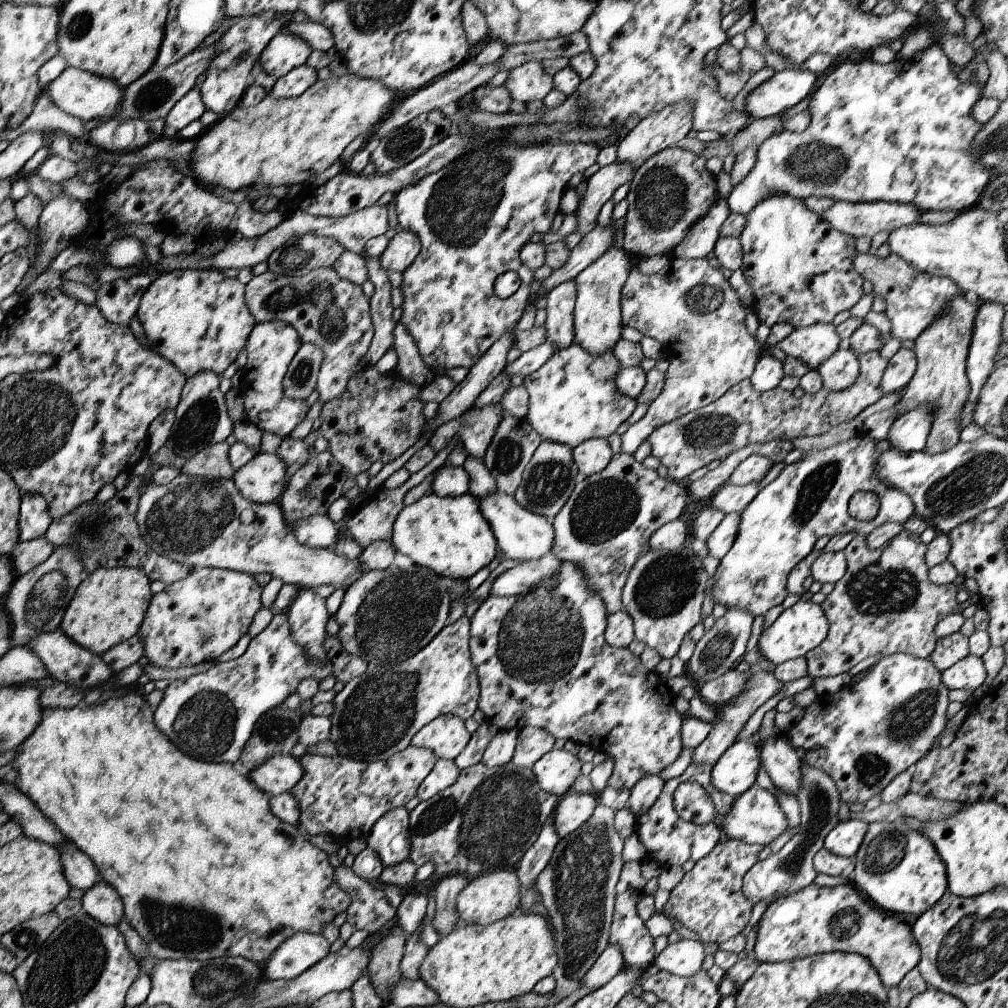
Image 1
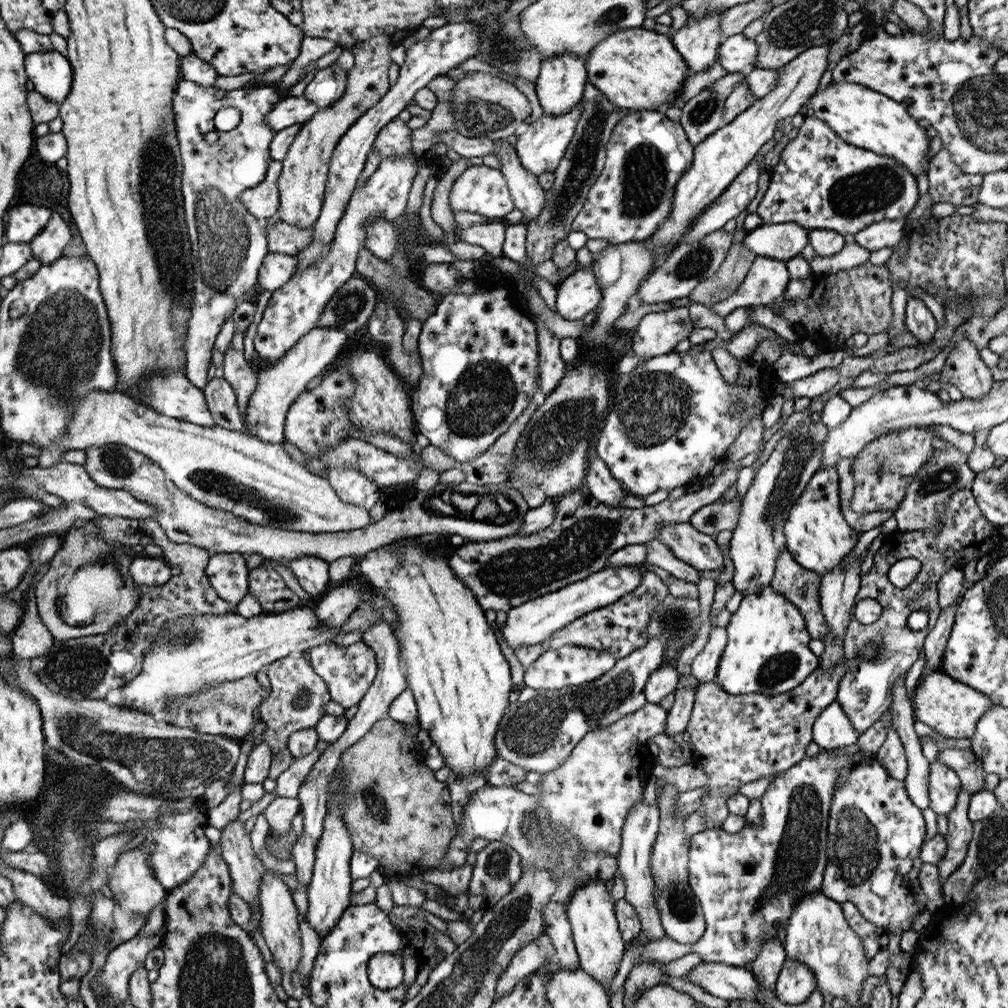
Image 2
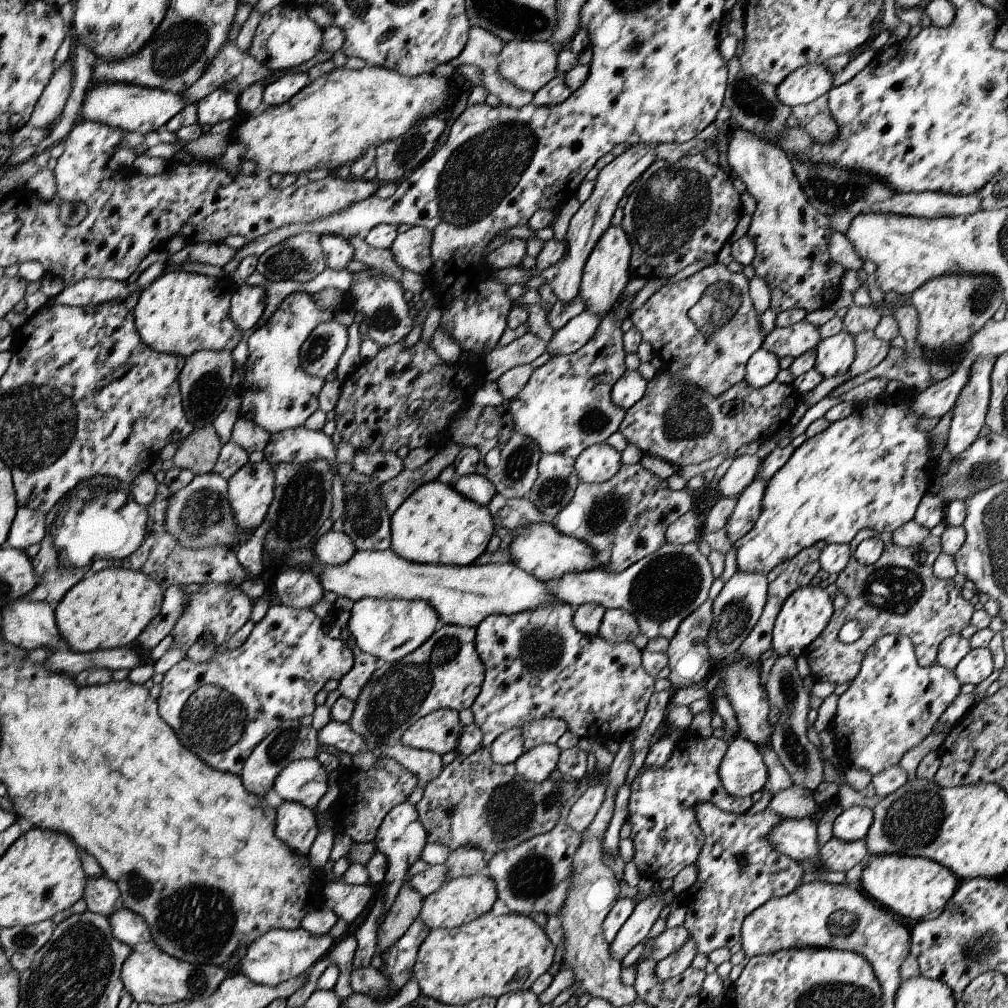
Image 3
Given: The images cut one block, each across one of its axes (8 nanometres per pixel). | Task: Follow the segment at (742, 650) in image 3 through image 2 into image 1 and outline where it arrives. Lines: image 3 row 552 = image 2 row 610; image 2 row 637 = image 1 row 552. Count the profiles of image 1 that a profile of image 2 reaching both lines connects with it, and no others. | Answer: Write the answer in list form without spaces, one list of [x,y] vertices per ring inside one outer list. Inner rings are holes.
[[[847,533],[829,538],[828,544],[824,550],[813,550],[806,558],[804,558],[787,577],[787,593],[805,594],[813,583],[811,574],[812,564],[821,556],[822,552],[839,552],[844,551],[844,548],[851,542],[856,533]]]

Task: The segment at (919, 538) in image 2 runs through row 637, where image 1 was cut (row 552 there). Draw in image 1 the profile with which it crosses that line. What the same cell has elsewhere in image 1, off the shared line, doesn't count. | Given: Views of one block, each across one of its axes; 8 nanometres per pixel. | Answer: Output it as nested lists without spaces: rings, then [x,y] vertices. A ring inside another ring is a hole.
[[[907,532],[892,538],[880,549],[872,549],[867,544],[865,535],[856,533],[851,542],[844,548],[847,559],[846,574],[835,583],[835,588],[821,604],[824,610],[829,630],[826,639],[806,655],[808,676],[829,677],[844,674],[862,660],[877,655],[907,653],[920,659],[929,659],[936,642],[935,629],[941,620],[947,616],[962,613],[956,602],[959,592],[954,583],[936,585],[928,579],[929,567],[925,560],[927,545],[921,542],[921,536]]]

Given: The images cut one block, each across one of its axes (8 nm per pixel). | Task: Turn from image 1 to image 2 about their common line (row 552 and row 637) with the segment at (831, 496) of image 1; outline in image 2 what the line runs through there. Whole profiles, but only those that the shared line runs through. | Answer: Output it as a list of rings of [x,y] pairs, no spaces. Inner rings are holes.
[[[770,585],[742,599],[726,633],[728,639],[713,681],[728,694],[782,694],[802,684],[818,668],[819,658],[808,647],[811,639],[802,613]]]

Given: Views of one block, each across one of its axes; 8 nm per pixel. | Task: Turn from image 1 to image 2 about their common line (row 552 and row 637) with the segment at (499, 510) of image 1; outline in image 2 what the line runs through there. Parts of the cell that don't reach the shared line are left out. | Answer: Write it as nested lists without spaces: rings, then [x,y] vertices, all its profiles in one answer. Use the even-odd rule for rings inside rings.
[[[646,564],[636,568],[604,568],[598,573],[590,574],[582,581],[573,582],[564,589],[555,590],[535,598],[534,601],[526,601],[519,607],[507,611],[508,619],[503,625],[503,640],[512,650],[518,647],[532,644],[545,644],[554,633],[563,630],[574,620],[581,618],[592,610],[608,606],[632,592],[642,580],[644,572],[648,572]]]

